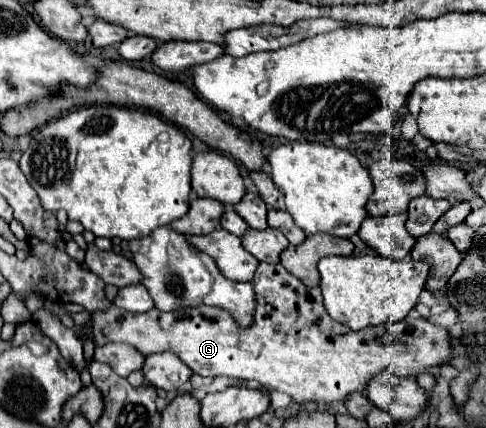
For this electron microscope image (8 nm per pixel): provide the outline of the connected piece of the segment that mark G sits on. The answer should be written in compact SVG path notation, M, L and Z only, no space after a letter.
M260 263L258 271L252 279L254 291L256 291L256 315L254 315L254 325L248 329L236 327L236 321L232 315L226 311L218 311L218 307L186 307L186 309L176 309L176 311L156 311L150 309L146 313L130 313L130 311L120 311L120 307L108 307L108 311L94 313L92 321L84 325L88 333L92 333L96 345L104 343L128 343L136 347L144 355L152 353L162 353L162 351L172 351L176 353L196 375L204 377L218 377L226 375L234 381L258 381L260 385L270 387L272 391L284 391L288 393L294 401L306 403L306 401L344 401L348 393L352 391L364 391L368 379L372 375L378 375L384 371L390 361L398 361L398 375L402 377L414 377L430 367L440 367L444 361L450 359L450 329L446 327L436 327L428 323L426 319L418 317L406 317L398 323L382 323L376 327L364 327L360 331L352 331L340 323L336 323L322 305L320 299L320 289L318 287L306 287L290 275L280 263L268 265Z

